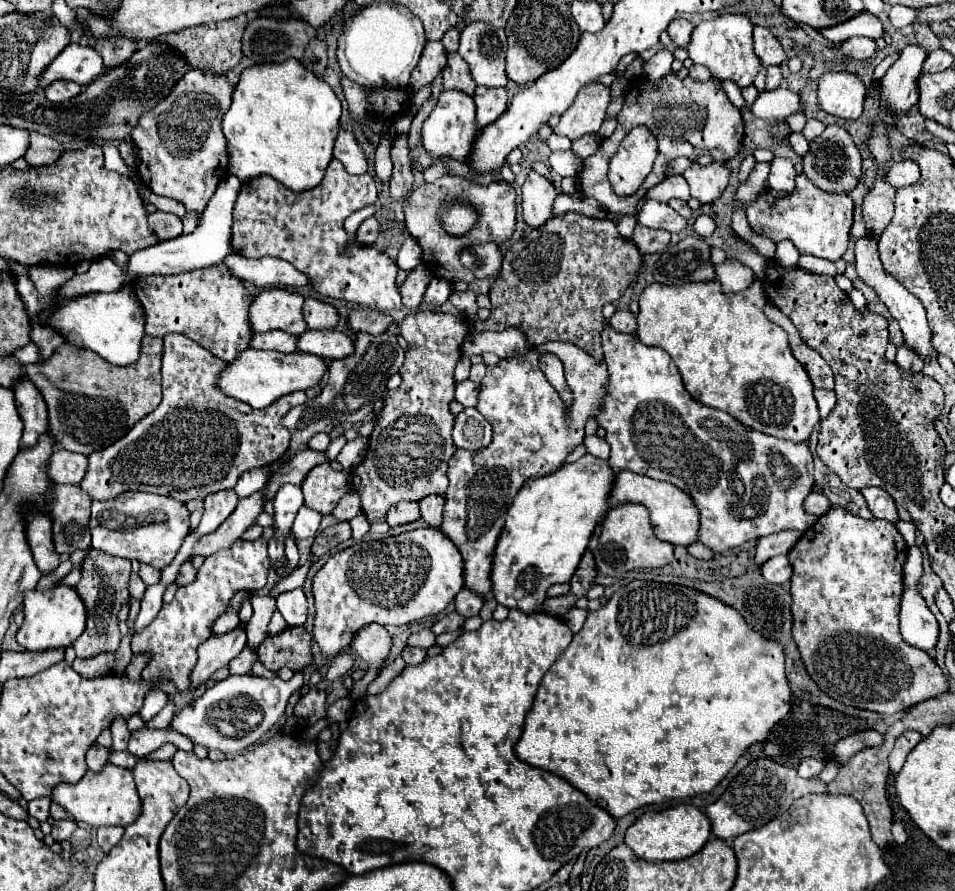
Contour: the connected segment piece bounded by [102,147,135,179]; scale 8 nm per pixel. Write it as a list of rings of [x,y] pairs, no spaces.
[[[102,147],[102,151],[104,151],[104,167],[106,167],[108,171],[116,171],[118,175],[126,175],[126,177],[131,179],[134,178],[134,170],[130,169],[130,167],[124,163],[124,159],[122,159],[120,153],[118,153],[118,147]]]

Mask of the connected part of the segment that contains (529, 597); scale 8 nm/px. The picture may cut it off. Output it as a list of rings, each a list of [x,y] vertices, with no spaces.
[[[586,453],[576,463],[566,463],[550,475],[530,479],[526,481],[526,485],[522,485],[522,489],[510,505],[506,525],[494,553],[492,591],[500,605],[508,609],[518,607],[524,613],[538,613],[542,611],[548,587],[556,583],[568,583],[572,579],[594,529],[604,521],[606,513],[610,511],[610,493],[614,477],[616,471],[608,465],[608,461],[602,461]]]

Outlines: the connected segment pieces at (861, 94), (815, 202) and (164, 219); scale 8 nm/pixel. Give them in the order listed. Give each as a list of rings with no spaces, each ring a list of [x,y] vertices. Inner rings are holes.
[[[826,71],[818,79],[818,103],[826,113],[842,119],[858,119],[866,99],[866,85],[848,71]]]
[[[804,175],[796,177],[796,189],[790,193],[762,191],[752,203],[746,205],[744,213],[748,223],[760,235],[778,241],[792,241],[800,253],[810,253],[828,261],[836,261],[848,247],[852,227],[854,203],[846,193],[822,193]]]
[[[154,211],[154,213],[148,213],[148,227],[152,233],[158,235],[160,241],[166,241],[182,233],[182,219],[172,213]]]

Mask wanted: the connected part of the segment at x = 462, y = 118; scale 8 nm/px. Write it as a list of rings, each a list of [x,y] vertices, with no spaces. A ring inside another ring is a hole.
[[[458,89],[442,91],[438,97],[438,103],[430,117],[424,121],[422,127],[422,141],[426,151],[430,151],[434,157],[456,157],[460,161],[466,161],[470,153],[470,145],[478,133],[478,127],[474,125],[474,101],[466,93]]]

